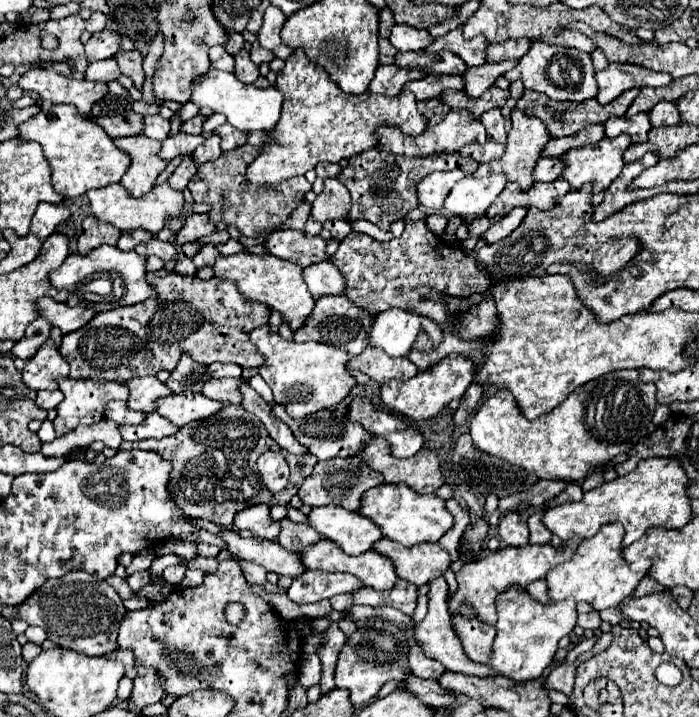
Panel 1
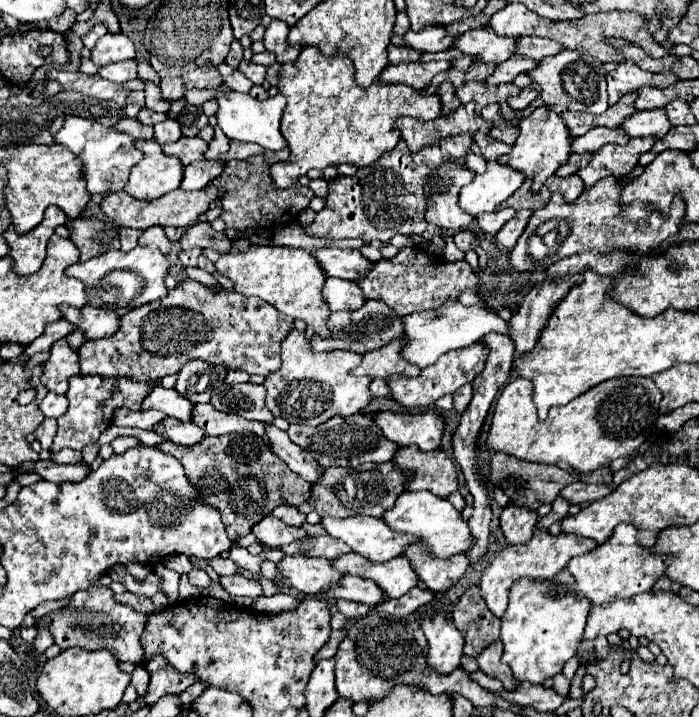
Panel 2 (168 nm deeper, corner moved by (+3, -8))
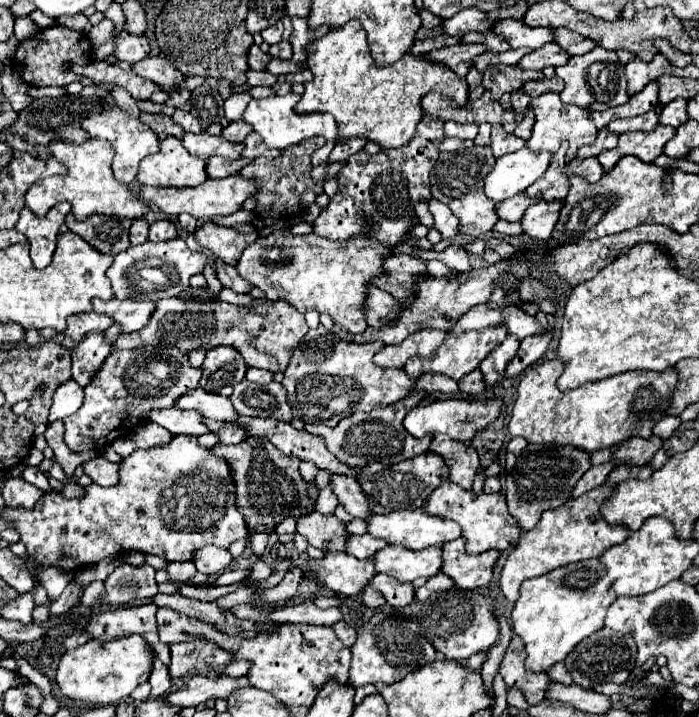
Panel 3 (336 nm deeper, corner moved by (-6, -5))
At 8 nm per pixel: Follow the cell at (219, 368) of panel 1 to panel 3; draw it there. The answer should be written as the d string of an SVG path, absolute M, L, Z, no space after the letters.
M249 369L247 373L247 379L253 381L253 383L269 383L273 381L273 371L265 371L265 369Z

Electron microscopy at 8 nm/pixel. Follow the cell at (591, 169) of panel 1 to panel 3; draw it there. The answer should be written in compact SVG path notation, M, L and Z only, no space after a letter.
M657 125L653 131L643 133L643 131L633 131L633 133L623 133L619 137L619 143L615 149L609 151L601 151L601 155L597 157L599 163L603 165L603 169L613 169L613 165L625 157L625 155L635 155L645 163L655 161L661 153L665 143L677 133L675 127L669 125Z

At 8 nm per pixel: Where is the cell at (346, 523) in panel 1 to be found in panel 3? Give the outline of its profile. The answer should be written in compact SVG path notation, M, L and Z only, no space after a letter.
M403 509L403 511L393 511L387 515L373 515L371 519L367 519L367 525L373 537L381 537L393 545L403 545L415 551L425 549L429 545L443 545L447 541L461 537L461 527L455 521L437 517L437 515L429 515L423 509Z

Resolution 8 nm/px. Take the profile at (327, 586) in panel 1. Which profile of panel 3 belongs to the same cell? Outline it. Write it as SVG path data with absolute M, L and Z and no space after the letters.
M379 573L379 577L375 577L371 585L383 593L391 607L405 607L415 599L415 587L411 583L401 583L383 573Z

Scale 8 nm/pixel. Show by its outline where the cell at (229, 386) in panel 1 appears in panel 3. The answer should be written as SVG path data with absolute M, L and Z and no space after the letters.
M241 381L235 387L231 401L239 415L245 417L273 417L281 421L293 419L291 407L287 403L287 391L277 381L271 381L269 385Z

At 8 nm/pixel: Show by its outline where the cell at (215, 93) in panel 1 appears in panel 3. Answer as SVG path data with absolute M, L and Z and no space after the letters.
M287 93L285 97L273 95L273 97L267 97L267 99L253 99L247 105L243 121L247 121L253 127L253 131L257 131L263 137L263 141L265 141L265 145L269 149L285 149L289 145L301 143L301 141L317 137L317 135L325 137L325 145L321 149L316 150L312 155L311 168L317 167L317 165L328 160L333 147L335 147L339 125L337 125L337 121L329 113L305 113L305 115L295 113L297 101L299 101L297 93Z

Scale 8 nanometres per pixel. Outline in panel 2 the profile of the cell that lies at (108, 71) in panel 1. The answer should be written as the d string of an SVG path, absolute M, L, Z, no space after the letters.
M124 60L124 62L114 62L114 64L106 64L98 70L100 78L106 78L114 84L126 82L126 80L134 80L138 76L136 72L136 60Z

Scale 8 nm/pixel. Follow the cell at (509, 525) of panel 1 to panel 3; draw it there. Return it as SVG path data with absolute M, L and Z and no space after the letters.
M527 445L517 457L515 469L503 475L509 513L519 521L523 531L533 529L545 509L561 507L571 497L575 483L589 467L589 453L573 445Z

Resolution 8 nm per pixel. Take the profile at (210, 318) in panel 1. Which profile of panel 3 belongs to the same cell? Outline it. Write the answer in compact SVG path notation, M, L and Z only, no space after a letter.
M181 297L157 301L157 309L145 329L123 333L113 345L117 349L135 349L143 345L151 347L179 347L185 353L205 347L213 349L217 345L237 345L237 351L243 353L249 367L269 369L273 373L285 371L293 351L297 349L303 335L309 331L303 313L285 301L267 301L255 299L249 307L235 307L225 301L203 303L203 301L183 301Z

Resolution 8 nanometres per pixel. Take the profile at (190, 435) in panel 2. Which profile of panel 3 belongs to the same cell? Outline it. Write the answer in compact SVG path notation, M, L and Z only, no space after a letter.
M205 419L205 423L211 427L213 433L219 435L221 443L241 443L249 437L247 429L237 425L237 423L227 423L227 421L213 421L213 419Z

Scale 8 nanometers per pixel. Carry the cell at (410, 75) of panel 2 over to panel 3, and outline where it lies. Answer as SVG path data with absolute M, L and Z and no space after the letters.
M453 45L453 47L441 47L437 51L429 53L429 59L439 61L443 65L447 65L449 69L453 69L461 79L469 73L469 69L473 67L473 59L481 53L485 53L487 47L485 45Z

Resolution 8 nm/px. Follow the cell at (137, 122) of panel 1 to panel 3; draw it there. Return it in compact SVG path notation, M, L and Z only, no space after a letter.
M141 113L141 121L145 121L161 139L165 139L165 137L169 137L169 135L173 135L173 137L177 137L177 139L181 139L183 137L183 127L181 125L177 125L171 117L167 117L167 115L153 115L153 113Z

